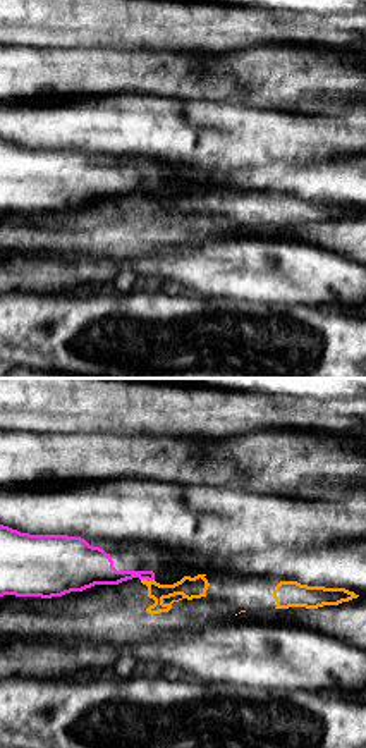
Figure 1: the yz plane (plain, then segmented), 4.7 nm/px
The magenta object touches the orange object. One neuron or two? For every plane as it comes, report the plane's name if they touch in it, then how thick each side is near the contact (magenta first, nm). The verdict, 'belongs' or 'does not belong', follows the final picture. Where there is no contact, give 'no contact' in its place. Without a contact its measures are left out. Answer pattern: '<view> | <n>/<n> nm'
yz | 160/100 nm

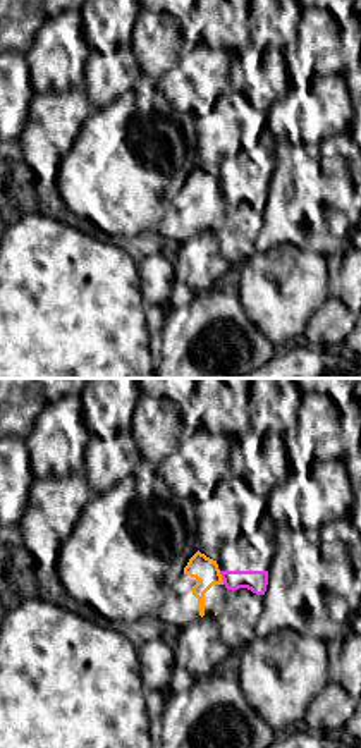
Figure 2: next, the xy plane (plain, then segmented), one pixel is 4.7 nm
xy | 100/120 nm

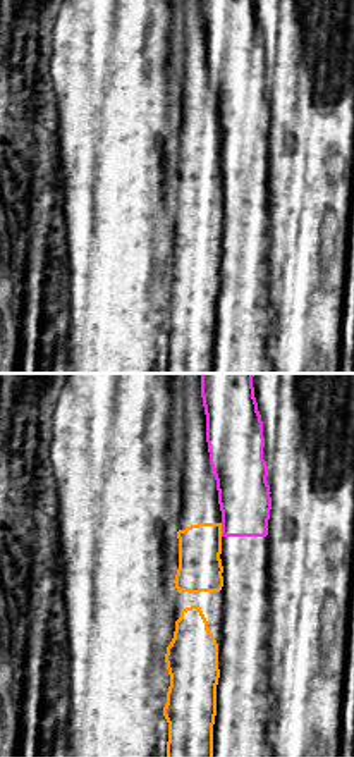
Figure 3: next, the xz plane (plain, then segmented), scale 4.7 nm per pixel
xz | 240/200 nm

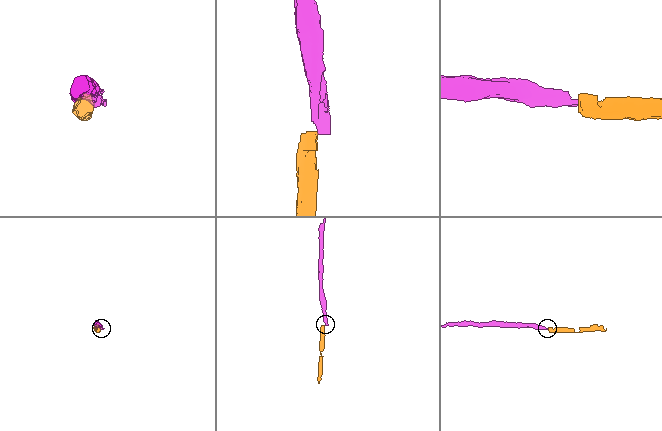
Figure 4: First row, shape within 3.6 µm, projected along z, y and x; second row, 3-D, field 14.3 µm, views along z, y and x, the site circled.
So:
does not belong

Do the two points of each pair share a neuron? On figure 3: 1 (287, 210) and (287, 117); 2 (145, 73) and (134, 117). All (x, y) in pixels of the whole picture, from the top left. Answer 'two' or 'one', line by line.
1: one
2: one

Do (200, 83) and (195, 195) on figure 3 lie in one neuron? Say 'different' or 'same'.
same

